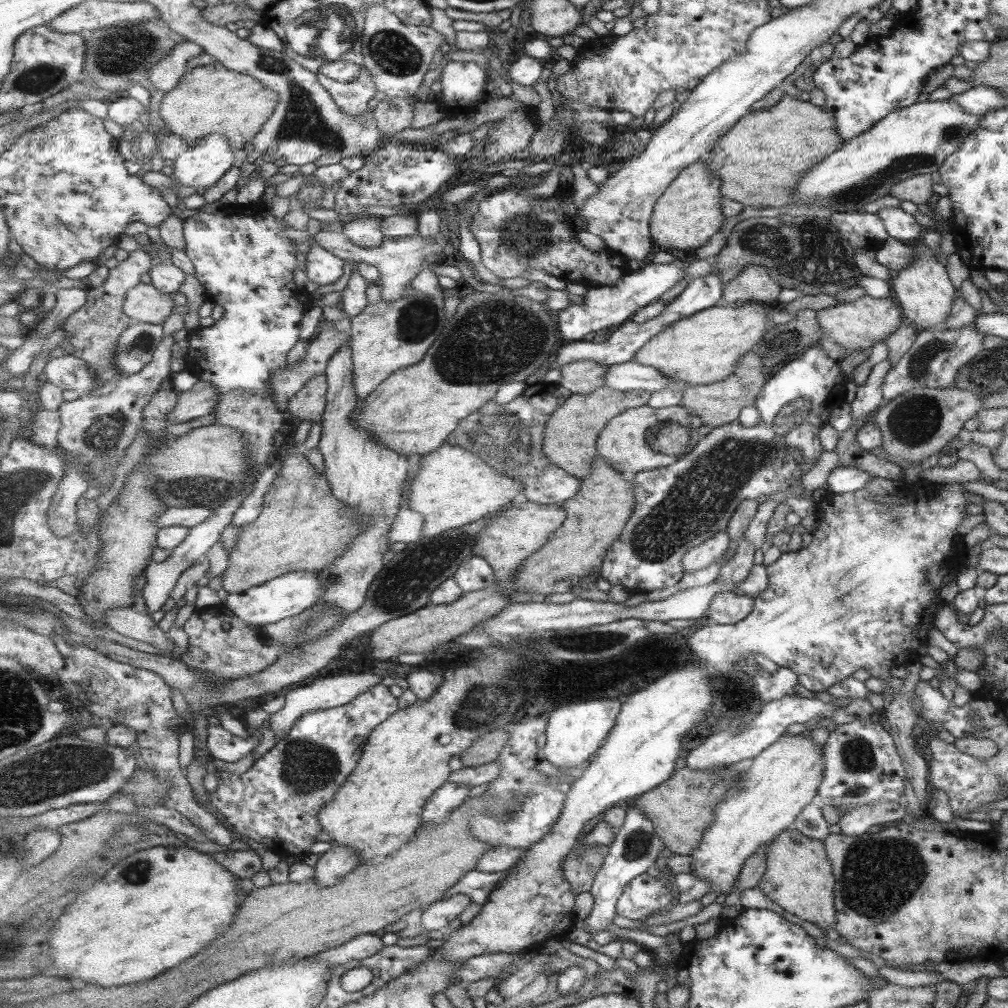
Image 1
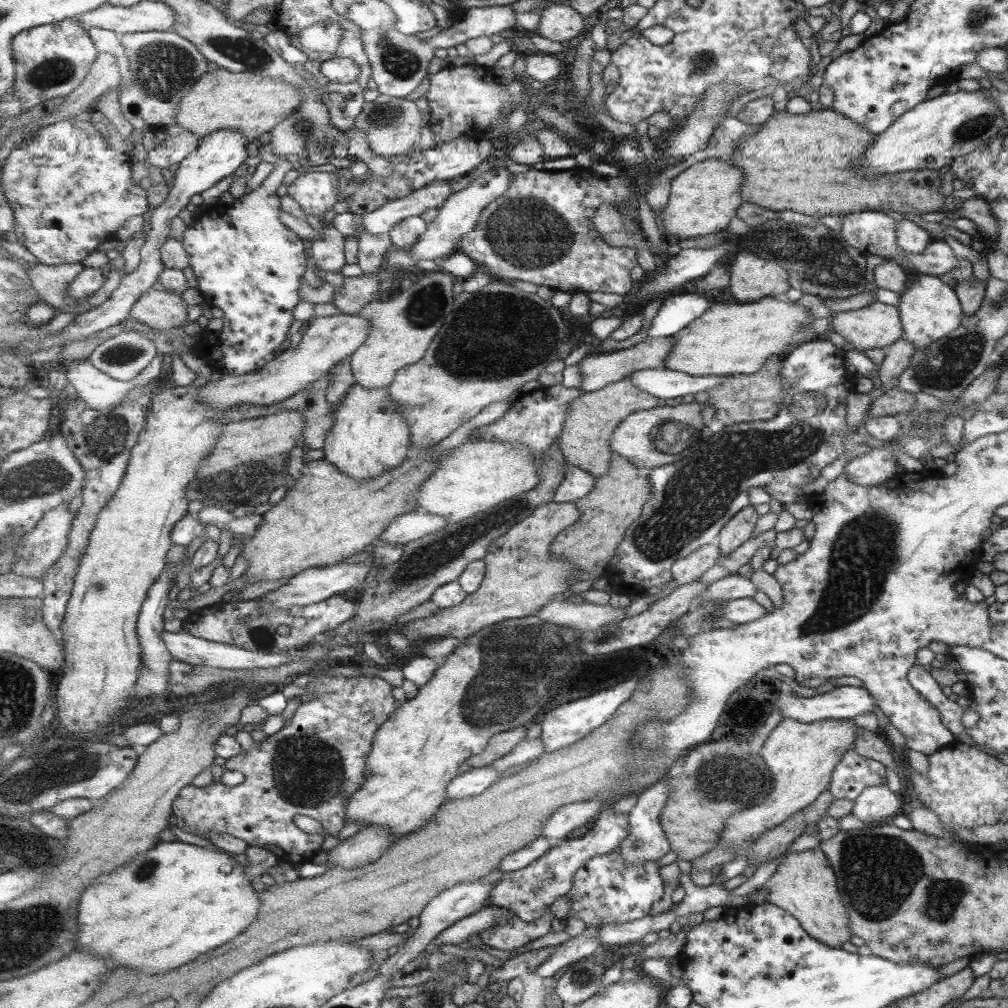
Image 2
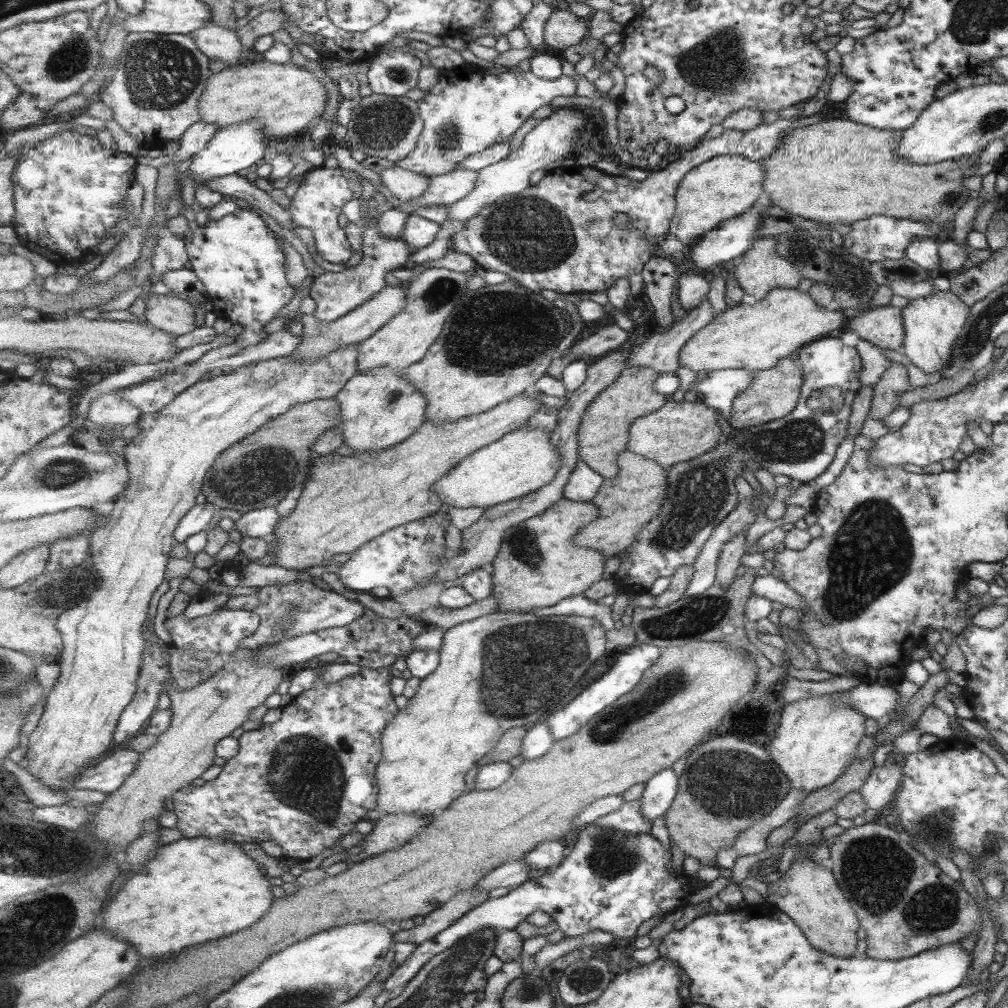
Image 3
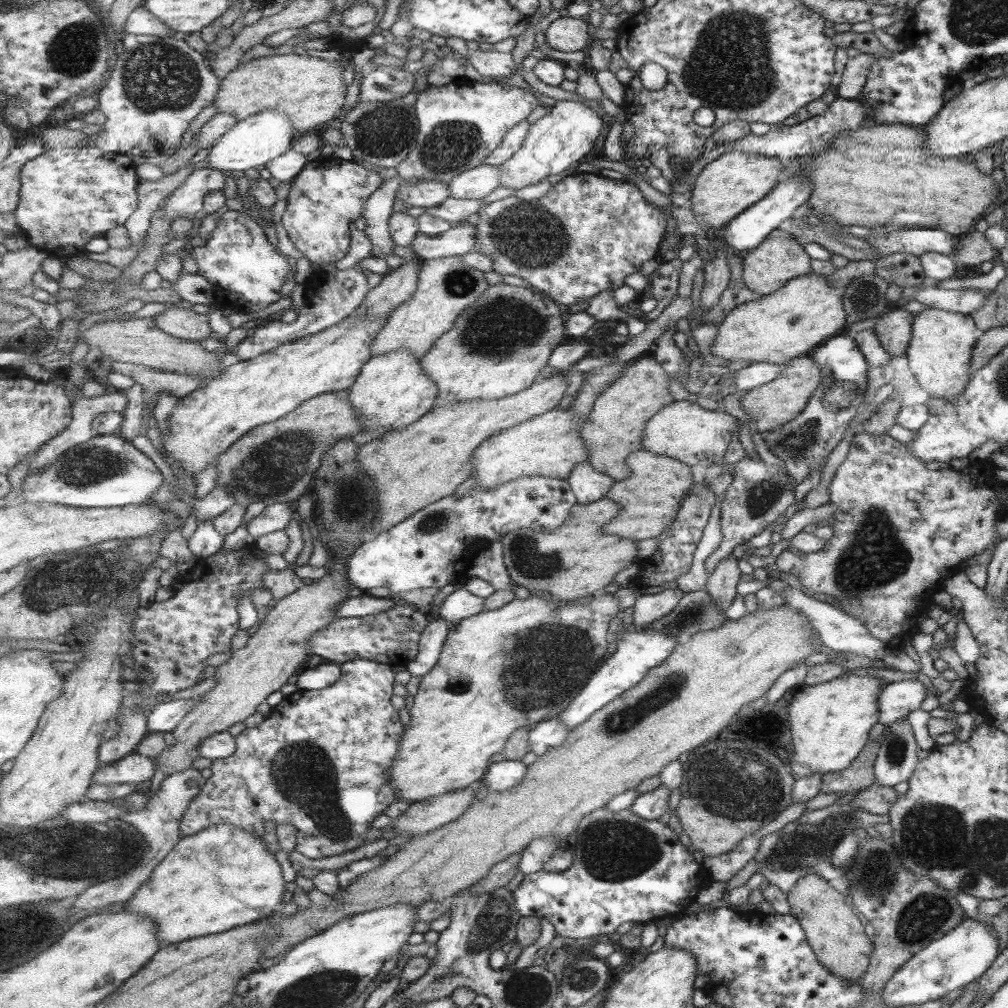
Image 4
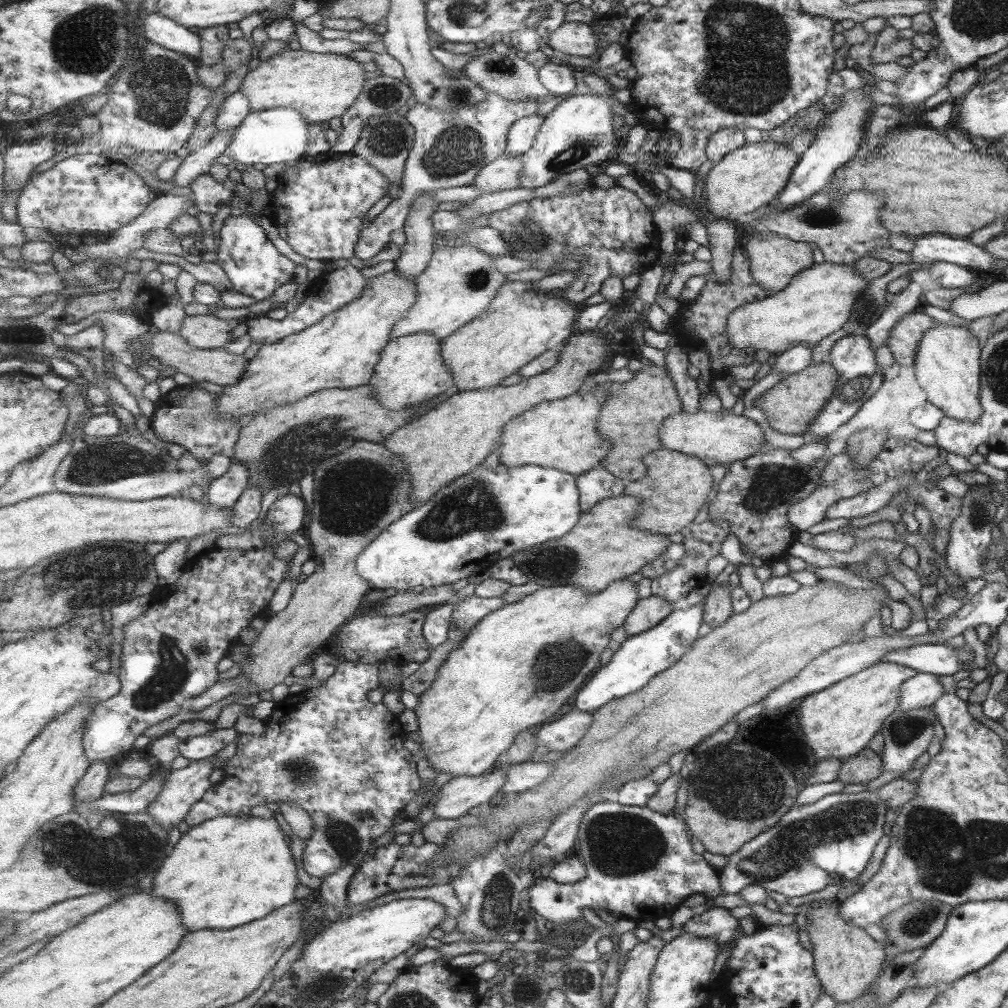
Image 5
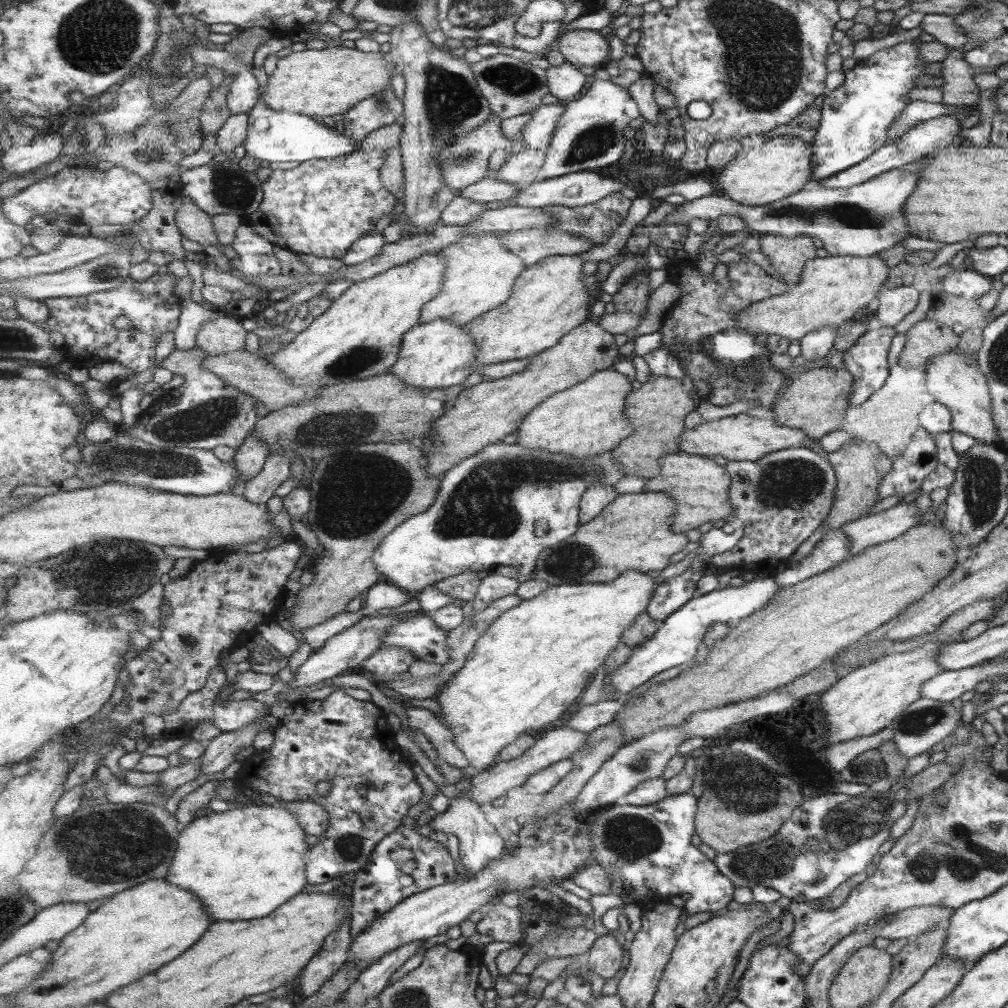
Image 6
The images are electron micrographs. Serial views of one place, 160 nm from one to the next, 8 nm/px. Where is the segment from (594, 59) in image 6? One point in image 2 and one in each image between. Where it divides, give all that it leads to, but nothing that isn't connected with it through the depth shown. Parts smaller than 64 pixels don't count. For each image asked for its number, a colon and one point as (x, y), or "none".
2: (561, 22)
3: (564, 29)
4: (567, 34)
5: (575, 38)

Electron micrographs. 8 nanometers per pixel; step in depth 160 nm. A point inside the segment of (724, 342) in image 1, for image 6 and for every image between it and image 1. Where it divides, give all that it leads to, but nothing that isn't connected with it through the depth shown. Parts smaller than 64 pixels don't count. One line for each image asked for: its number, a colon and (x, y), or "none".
2: (730, 339)
3: (755, 336)
4: (805, 312)
5: (818, 300)
6: (831, 290)

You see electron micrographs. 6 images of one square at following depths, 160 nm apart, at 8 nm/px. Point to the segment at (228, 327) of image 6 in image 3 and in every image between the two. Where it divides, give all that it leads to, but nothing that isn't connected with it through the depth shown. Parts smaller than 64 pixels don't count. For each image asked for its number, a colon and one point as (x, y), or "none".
3: (171, 313)
4: (184, 323)
5: (207, 331)

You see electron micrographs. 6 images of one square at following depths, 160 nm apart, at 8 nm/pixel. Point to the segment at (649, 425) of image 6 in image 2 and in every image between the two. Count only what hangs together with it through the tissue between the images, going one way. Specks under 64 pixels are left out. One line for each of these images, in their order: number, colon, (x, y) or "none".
2: (586, 441)
3: (604, 434)
4: (614, 429)
5: (631, 420)

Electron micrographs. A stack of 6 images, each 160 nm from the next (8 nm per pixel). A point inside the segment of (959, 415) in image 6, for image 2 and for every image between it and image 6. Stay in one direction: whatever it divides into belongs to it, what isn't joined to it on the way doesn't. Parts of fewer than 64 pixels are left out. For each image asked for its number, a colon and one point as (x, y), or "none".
2: (928, 309)
3: (931, 325)
4: (939, 355)
5: (947, 367)

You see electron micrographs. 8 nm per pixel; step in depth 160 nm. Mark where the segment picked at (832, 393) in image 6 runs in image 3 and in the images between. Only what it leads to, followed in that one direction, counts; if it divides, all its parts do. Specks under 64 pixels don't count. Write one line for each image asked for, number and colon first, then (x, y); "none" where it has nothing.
3: (774, 393)
4: (770, 406)
5: (790, 405)

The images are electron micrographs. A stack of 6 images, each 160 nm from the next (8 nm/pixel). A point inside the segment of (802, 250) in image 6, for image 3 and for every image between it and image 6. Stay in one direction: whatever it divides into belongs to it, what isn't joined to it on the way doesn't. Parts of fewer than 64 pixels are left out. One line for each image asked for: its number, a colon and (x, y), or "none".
3: (762, 269)
4: (767, 268)
5: (776, 260)

